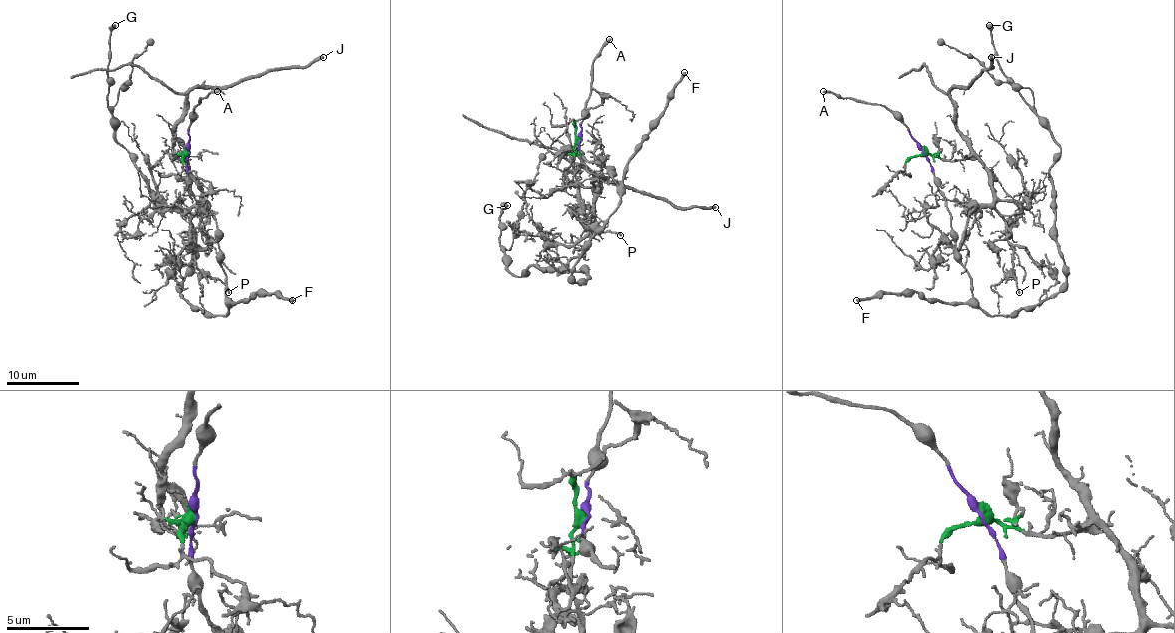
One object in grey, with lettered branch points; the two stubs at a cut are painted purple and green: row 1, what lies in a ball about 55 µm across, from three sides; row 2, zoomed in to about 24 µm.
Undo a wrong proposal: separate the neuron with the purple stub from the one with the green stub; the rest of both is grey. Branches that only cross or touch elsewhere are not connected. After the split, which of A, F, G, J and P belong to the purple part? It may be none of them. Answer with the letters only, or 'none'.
A, F, G

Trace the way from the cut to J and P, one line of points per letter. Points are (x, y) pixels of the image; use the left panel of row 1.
J: (189, 150), (181, 159), (185, 145), (176, 130), (190, 90), (225, 88), (285, 66), (309, 66), (323, 57)
P: (189, 150), (181, 159), (187, 156), (201, 192), (201, 207), (190, 221), (194, 265), (218, 278), (229, 292)

